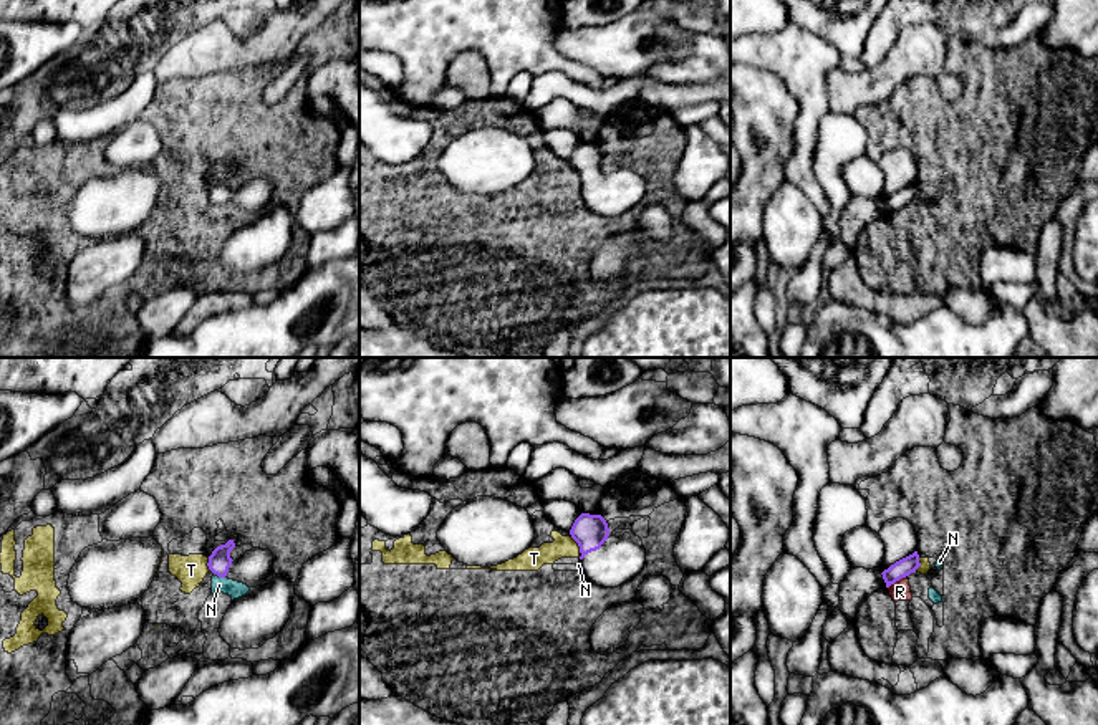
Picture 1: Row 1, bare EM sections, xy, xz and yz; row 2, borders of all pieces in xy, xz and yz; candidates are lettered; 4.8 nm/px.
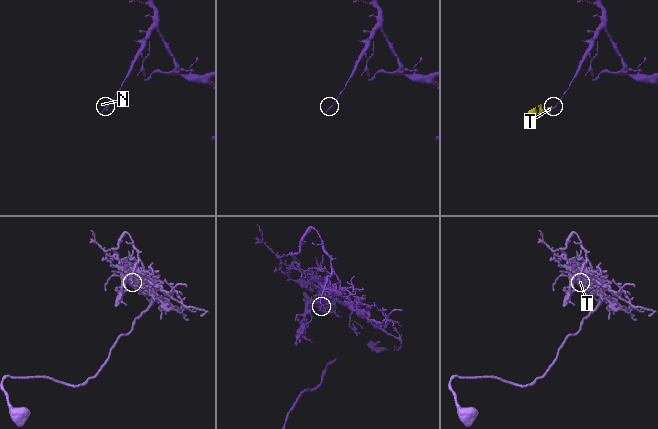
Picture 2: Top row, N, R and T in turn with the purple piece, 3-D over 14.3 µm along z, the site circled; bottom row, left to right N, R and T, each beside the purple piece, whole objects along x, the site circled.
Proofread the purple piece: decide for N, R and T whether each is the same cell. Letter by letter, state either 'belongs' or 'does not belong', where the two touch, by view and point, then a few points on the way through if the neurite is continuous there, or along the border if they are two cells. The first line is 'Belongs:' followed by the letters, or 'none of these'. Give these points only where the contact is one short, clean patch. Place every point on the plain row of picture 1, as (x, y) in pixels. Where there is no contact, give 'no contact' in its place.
Belongs: none of these
N: does not belong; contact xy (219, 206); border xy (214, 202), (224, 207)
R: does not belong; contact yz (896, 209); border yz (906, 204), (888, 217)
T: does not belong; contact xz (578, 174); border xz (570, 166), (580, 181)

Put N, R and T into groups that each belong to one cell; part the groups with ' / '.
N R T

